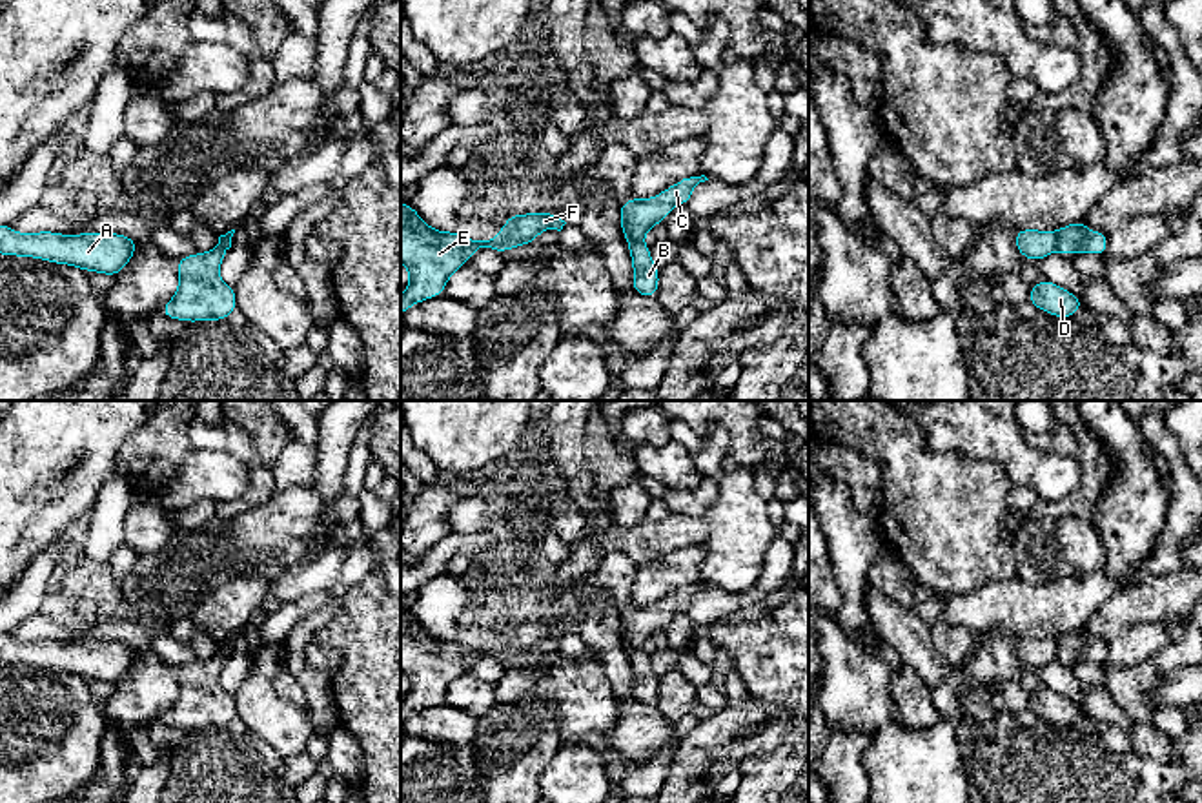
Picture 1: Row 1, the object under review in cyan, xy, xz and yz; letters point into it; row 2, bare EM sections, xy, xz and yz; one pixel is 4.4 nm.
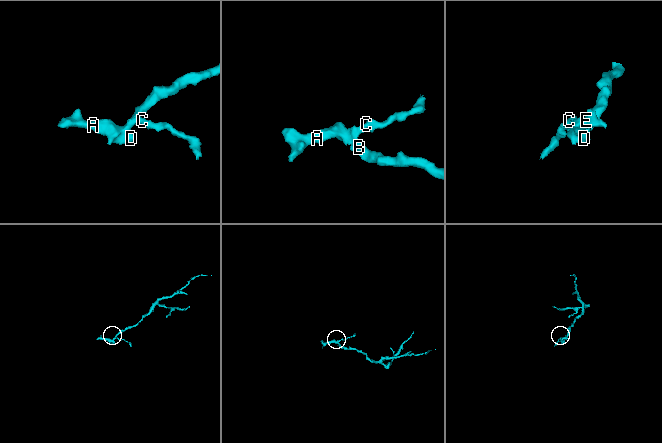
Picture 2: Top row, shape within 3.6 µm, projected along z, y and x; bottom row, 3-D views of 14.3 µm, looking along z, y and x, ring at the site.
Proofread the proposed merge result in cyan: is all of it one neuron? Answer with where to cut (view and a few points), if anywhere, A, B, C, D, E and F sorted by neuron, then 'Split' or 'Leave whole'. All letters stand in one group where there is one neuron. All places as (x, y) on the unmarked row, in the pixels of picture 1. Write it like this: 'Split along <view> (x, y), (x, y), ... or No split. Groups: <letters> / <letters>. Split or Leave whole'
Split along yz (1055, 640), (1059, 656). Groups: A B D E F / C. Split

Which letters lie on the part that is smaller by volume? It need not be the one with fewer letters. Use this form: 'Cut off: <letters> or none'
Cut off: C

